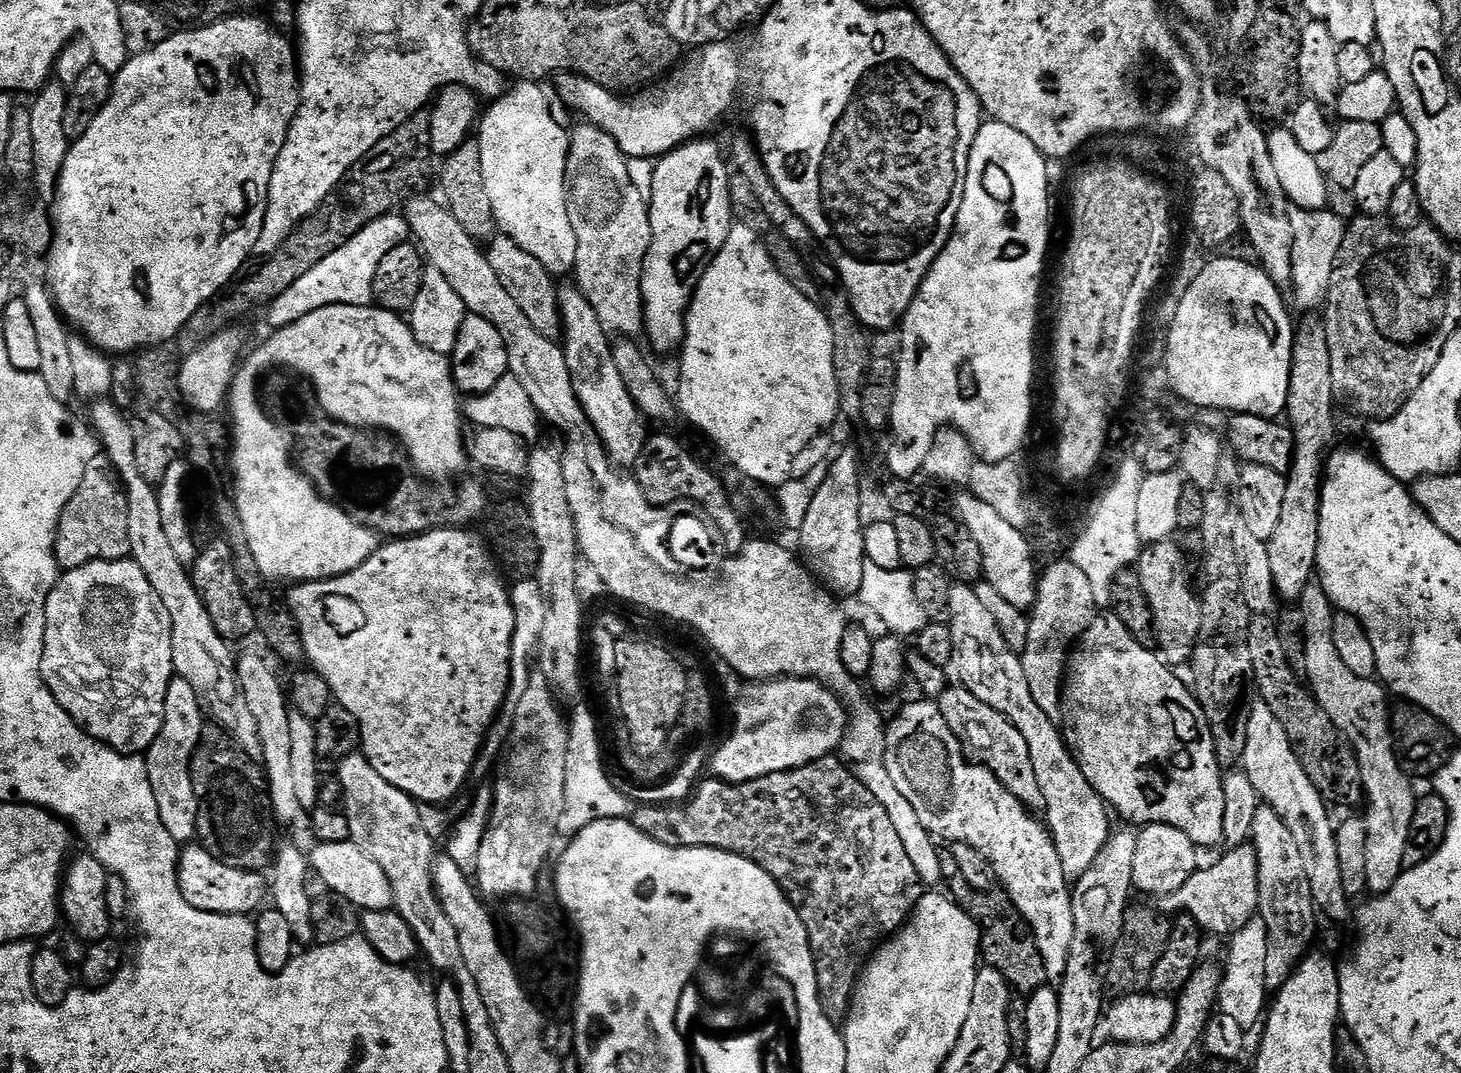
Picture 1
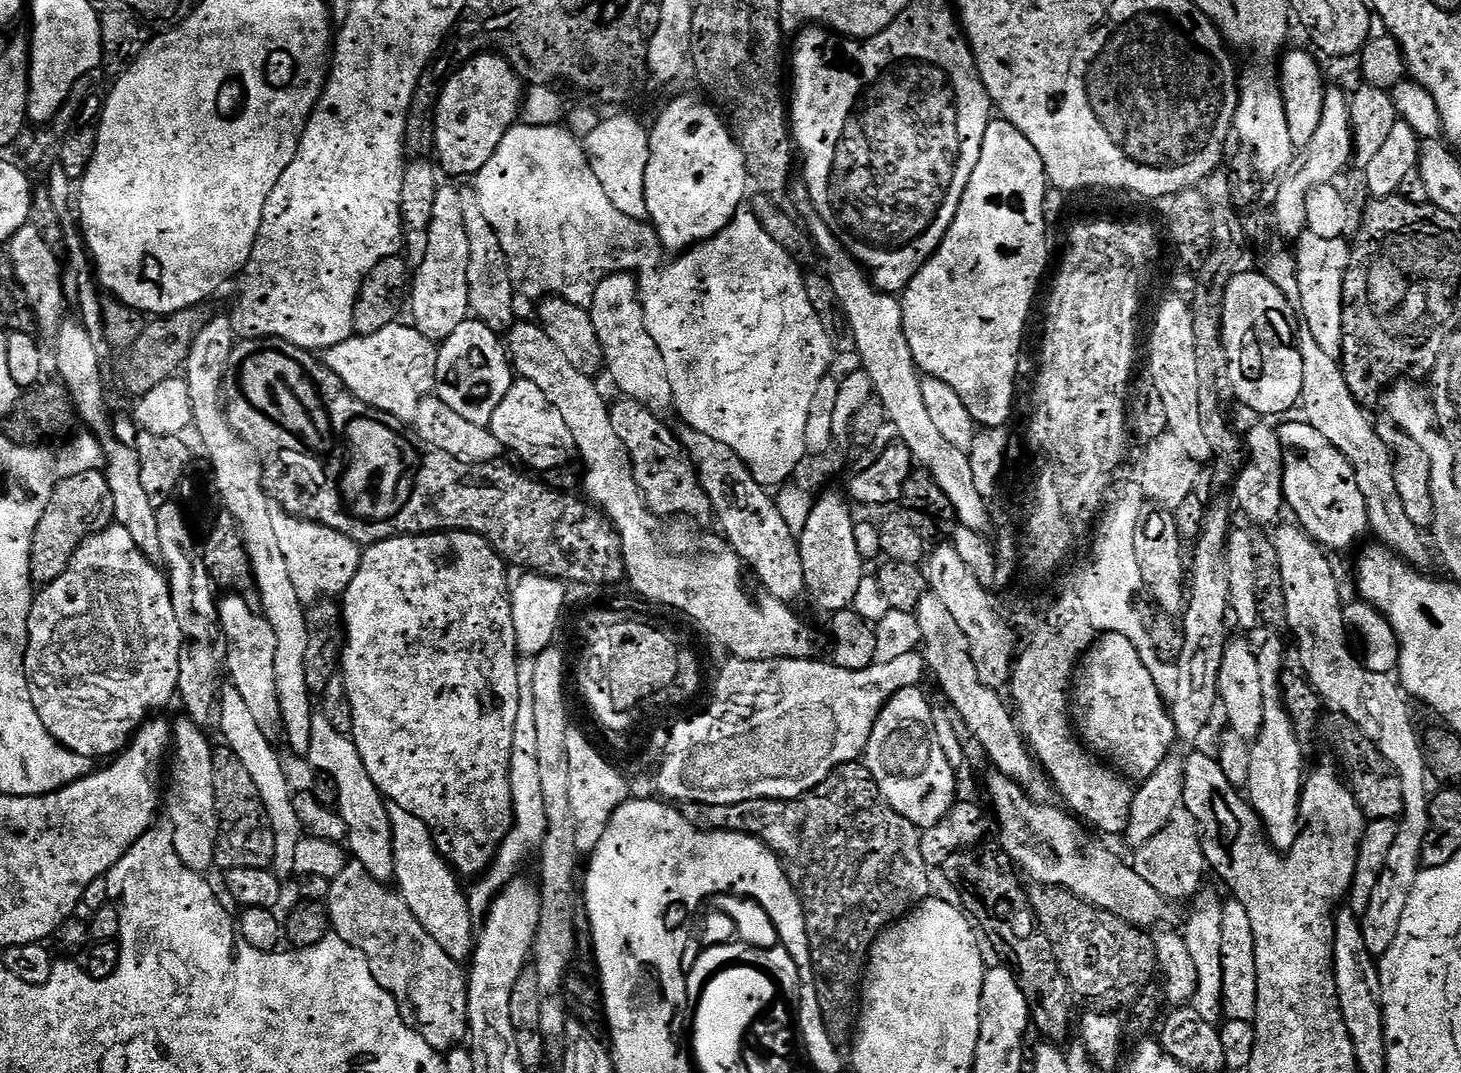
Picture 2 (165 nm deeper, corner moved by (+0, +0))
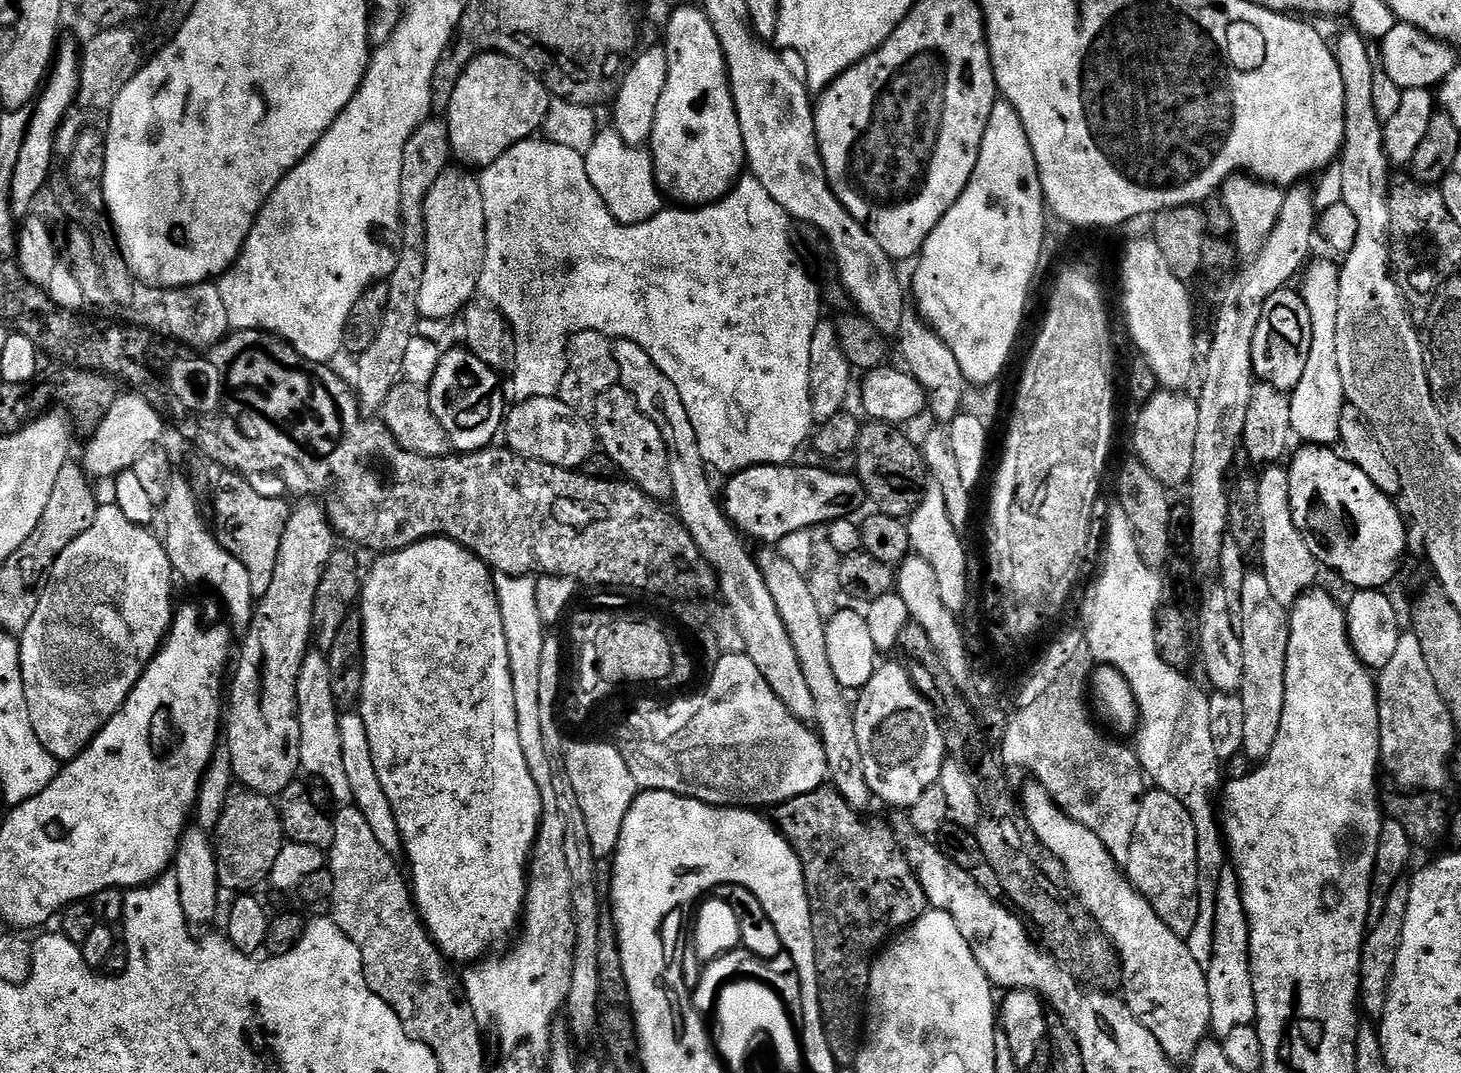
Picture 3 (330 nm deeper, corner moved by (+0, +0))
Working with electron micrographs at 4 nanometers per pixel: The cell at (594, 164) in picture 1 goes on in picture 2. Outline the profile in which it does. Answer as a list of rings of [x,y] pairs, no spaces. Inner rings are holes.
[[[616,272],[598,286],[590,305],[594,330],[598,330],[598,342],[602,342],[606,372],[612,375],[621,397],[645,404],[651,412],[664,414],[673,407],[672,387],[668,381],[666,362],[658,342],[650,338],[646,330],[644,311],[640,305],[640,286],[637,277],[630,272]]]

